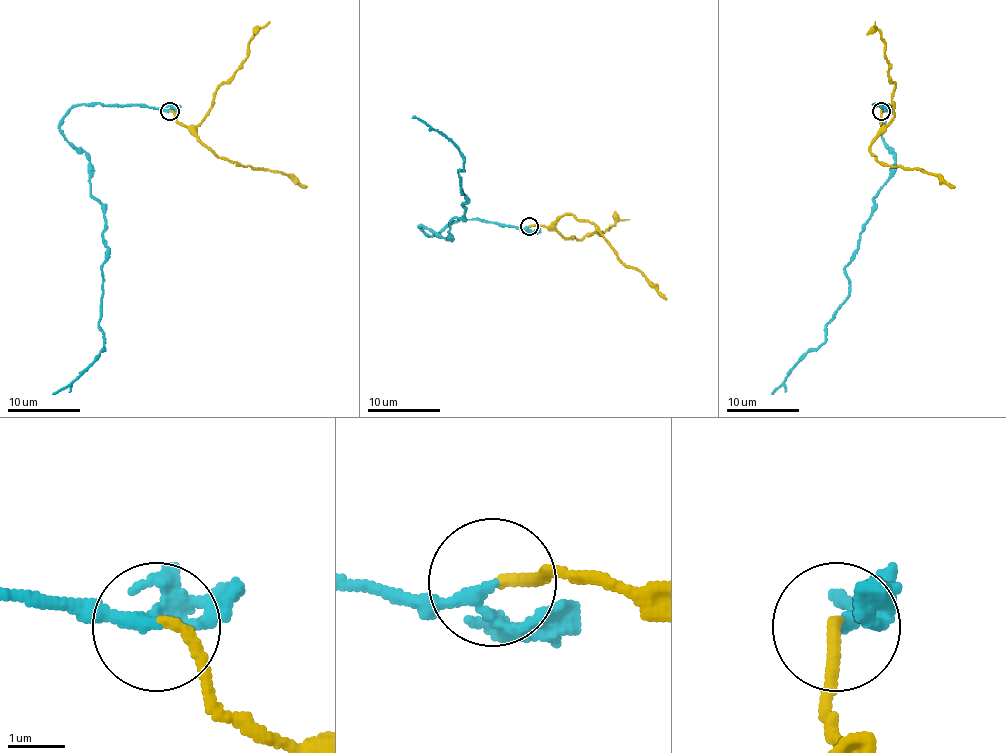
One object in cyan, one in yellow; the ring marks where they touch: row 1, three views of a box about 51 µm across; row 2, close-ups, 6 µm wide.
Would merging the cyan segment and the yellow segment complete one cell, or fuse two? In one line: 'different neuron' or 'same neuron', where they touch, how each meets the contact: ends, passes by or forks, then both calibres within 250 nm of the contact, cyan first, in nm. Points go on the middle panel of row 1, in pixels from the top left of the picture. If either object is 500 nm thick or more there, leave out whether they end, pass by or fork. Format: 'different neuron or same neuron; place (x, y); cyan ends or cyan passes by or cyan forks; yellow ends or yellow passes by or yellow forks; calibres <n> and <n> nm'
same neuron; place (529, 226); cyan passes by; yellow ends; calibres 190 and 180 nm

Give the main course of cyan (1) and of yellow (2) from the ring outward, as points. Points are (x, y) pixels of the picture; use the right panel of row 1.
1: (882, 111), (874, 105), (887, 104), (882, 140), (894, 171), (845, 267), (849, 296), (825, 340), (773, 394)
2: (882, 111), (882, 133), (871, 144), (871, 153), (882, 163), (927, 171), (954, 187)

